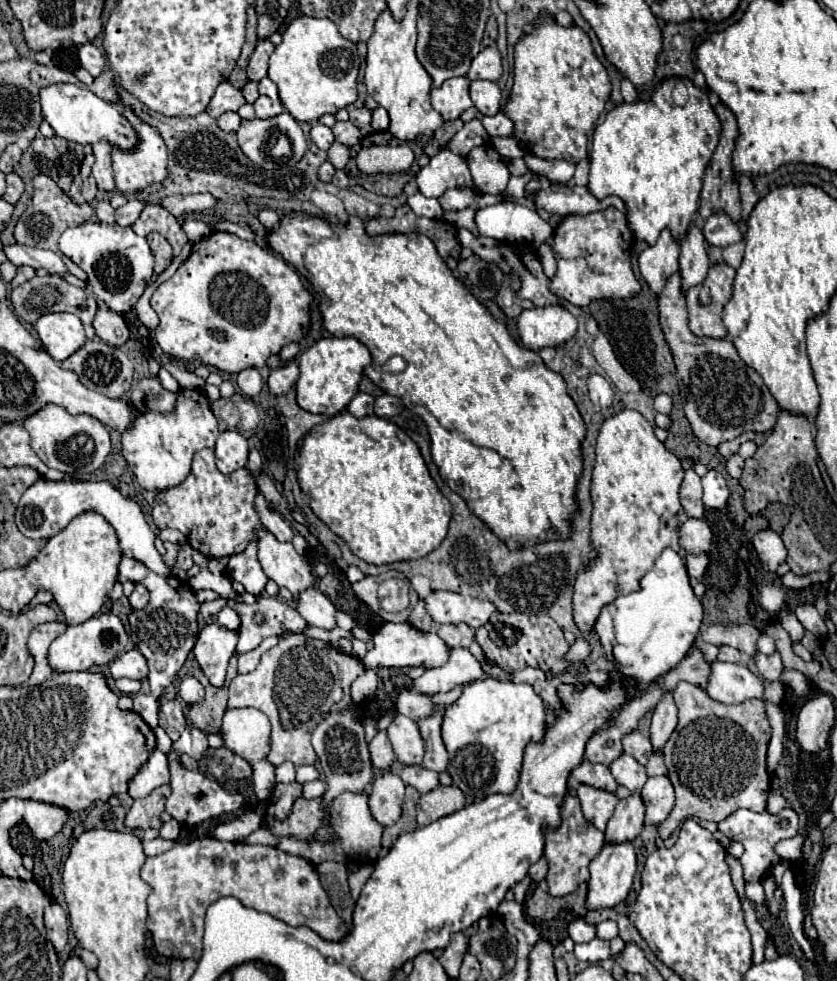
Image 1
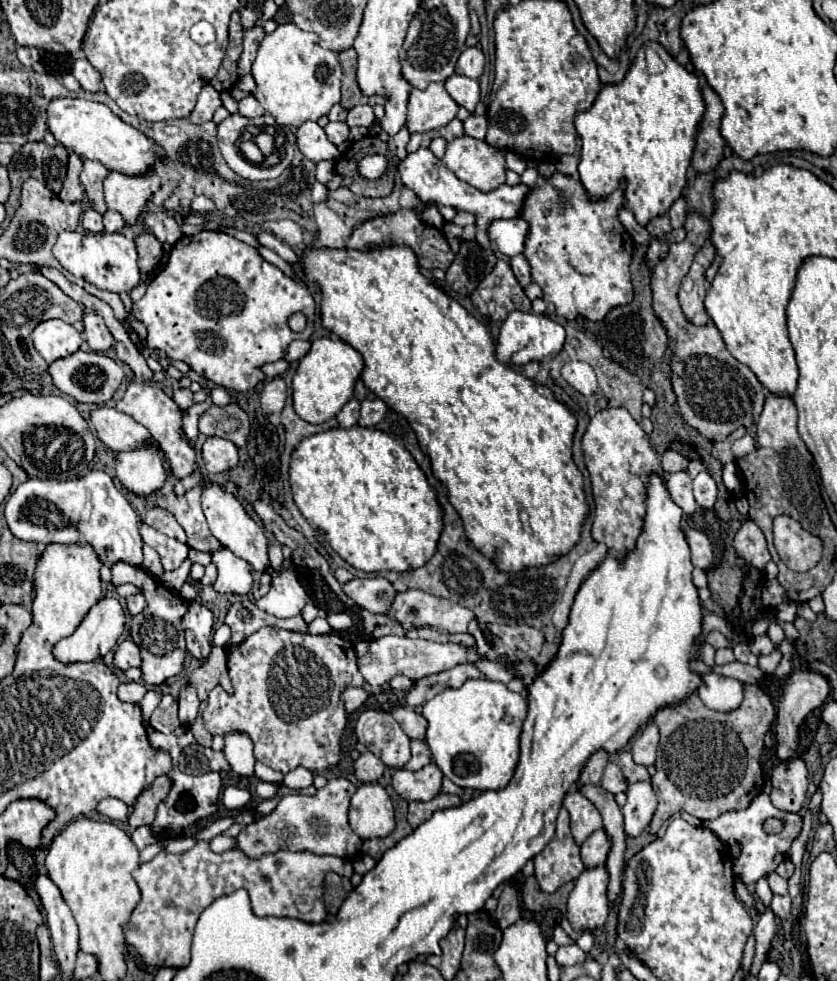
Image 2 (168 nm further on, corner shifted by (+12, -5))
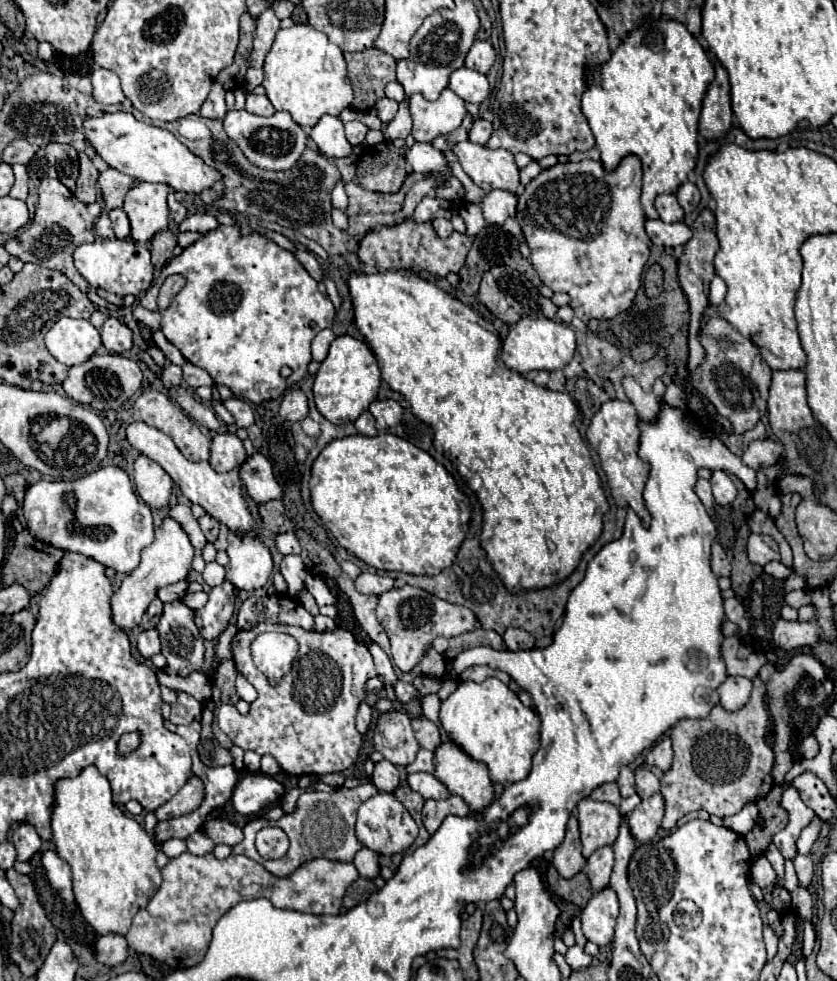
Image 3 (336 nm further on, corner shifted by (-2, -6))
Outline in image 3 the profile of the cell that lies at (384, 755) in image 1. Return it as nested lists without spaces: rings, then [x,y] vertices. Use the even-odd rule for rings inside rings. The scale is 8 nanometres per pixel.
[[[383,759],[383,761],[375,763],[375,771],[371,775],[371,781],[381,793],[393,793],[399,787],[399,771],[393,763]]]

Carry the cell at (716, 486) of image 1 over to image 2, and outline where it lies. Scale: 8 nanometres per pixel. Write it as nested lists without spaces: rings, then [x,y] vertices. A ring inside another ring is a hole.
[[[699,472],[693,480],[693,496],[701,508],[713,508],[717,498],[715,480],[707,472]]]

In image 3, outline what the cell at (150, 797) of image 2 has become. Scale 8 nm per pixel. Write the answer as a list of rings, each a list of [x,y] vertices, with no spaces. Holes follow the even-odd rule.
[[[189,777],[187,783],[179,789],[179,793],[163,803],[155,815],[159,821],[165,821],[165,819],[171,819],[171,817],[179,817],[179,815],[187,815],[191,811],[195,811],[203,801],[203,783],[199,777]]]

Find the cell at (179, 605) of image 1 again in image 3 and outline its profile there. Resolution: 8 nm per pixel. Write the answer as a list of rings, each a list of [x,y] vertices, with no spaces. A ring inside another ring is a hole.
[[[173,601],[173,603],[165,603],[163,615],[159,619],[157,631],[161,635],[161,653],[167,657],[167,665],[165,671],[169,675],[179,675],[179,677],[187,677],[193,671],[201,671],[203,665],[203,637],[199,635],[199,629],[193,623],[193,611],[183,603],[183,601]]]

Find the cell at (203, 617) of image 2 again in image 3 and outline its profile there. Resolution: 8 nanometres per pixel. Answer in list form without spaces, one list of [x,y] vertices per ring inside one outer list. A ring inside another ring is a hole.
[[[223,581],[221,585],[209,591],[209,601],[203,609],[195,611],[195,625],[201,631],[203,639],[217,639],[219,633],[227,627],[235,609],[235,587],[231,581]]]

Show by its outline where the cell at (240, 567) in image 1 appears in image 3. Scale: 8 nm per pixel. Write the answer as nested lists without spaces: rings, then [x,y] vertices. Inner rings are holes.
[[[229,533],[227,537],[229,547],[229,567],[227,567],[227,579],[237,587],[245,591],[259,589],[267,583],[271,571],[273,571],[273,559],[269,549],[265,547],[261,537],[247,537]]]

